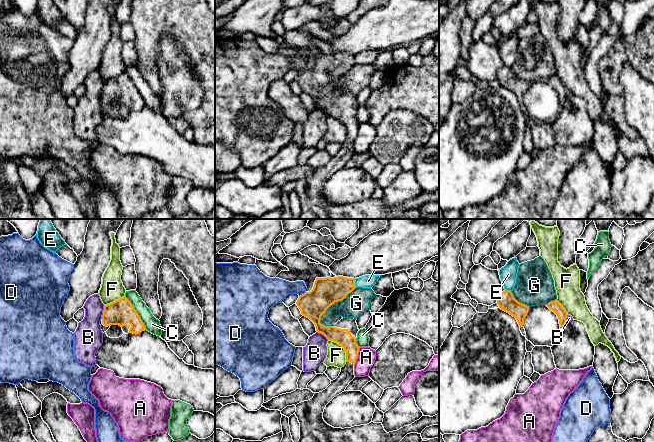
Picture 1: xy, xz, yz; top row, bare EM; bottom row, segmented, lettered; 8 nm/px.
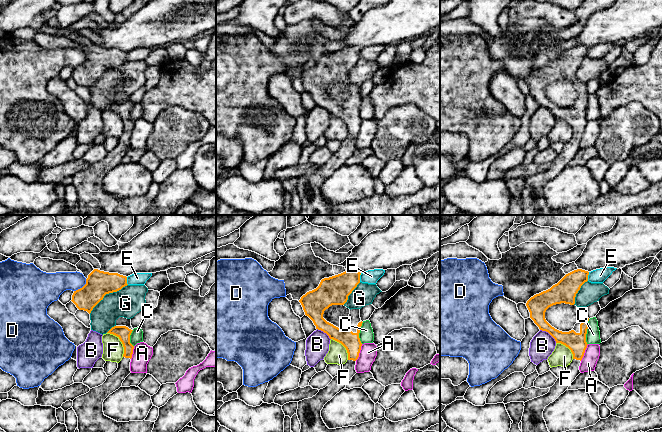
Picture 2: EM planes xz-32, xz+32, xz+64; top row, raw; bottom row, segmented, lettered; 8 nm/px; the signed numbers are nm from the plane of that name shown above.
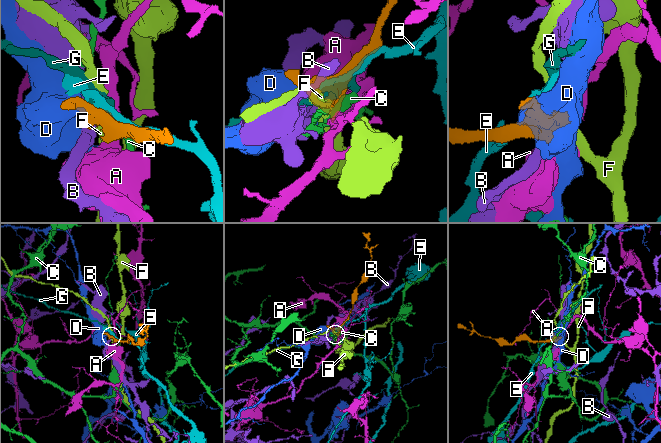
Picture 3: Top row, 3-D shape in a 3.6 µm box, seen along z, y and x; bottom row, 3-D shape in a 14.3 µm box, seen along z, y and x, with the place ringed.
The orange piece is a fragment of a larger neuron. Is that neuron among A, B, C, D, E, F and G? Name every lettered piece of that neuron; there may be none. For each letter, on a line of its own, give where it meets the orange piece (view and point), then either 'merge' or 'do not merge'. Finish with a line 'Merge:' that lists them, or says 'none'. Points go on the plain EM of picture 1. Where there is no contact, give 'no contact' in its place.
A: contact xz (357, 132); do not merge
B: contact xy (103, 88); do not merge
C: contact xy (137, 89); do not merge
D: contact xz (302, 70); do not merge
E: contact xz (354, 59); do not merge
F: contact xz (342, 122); do not merge
G: contact xz (335, 77); do not merge
Merge: none

